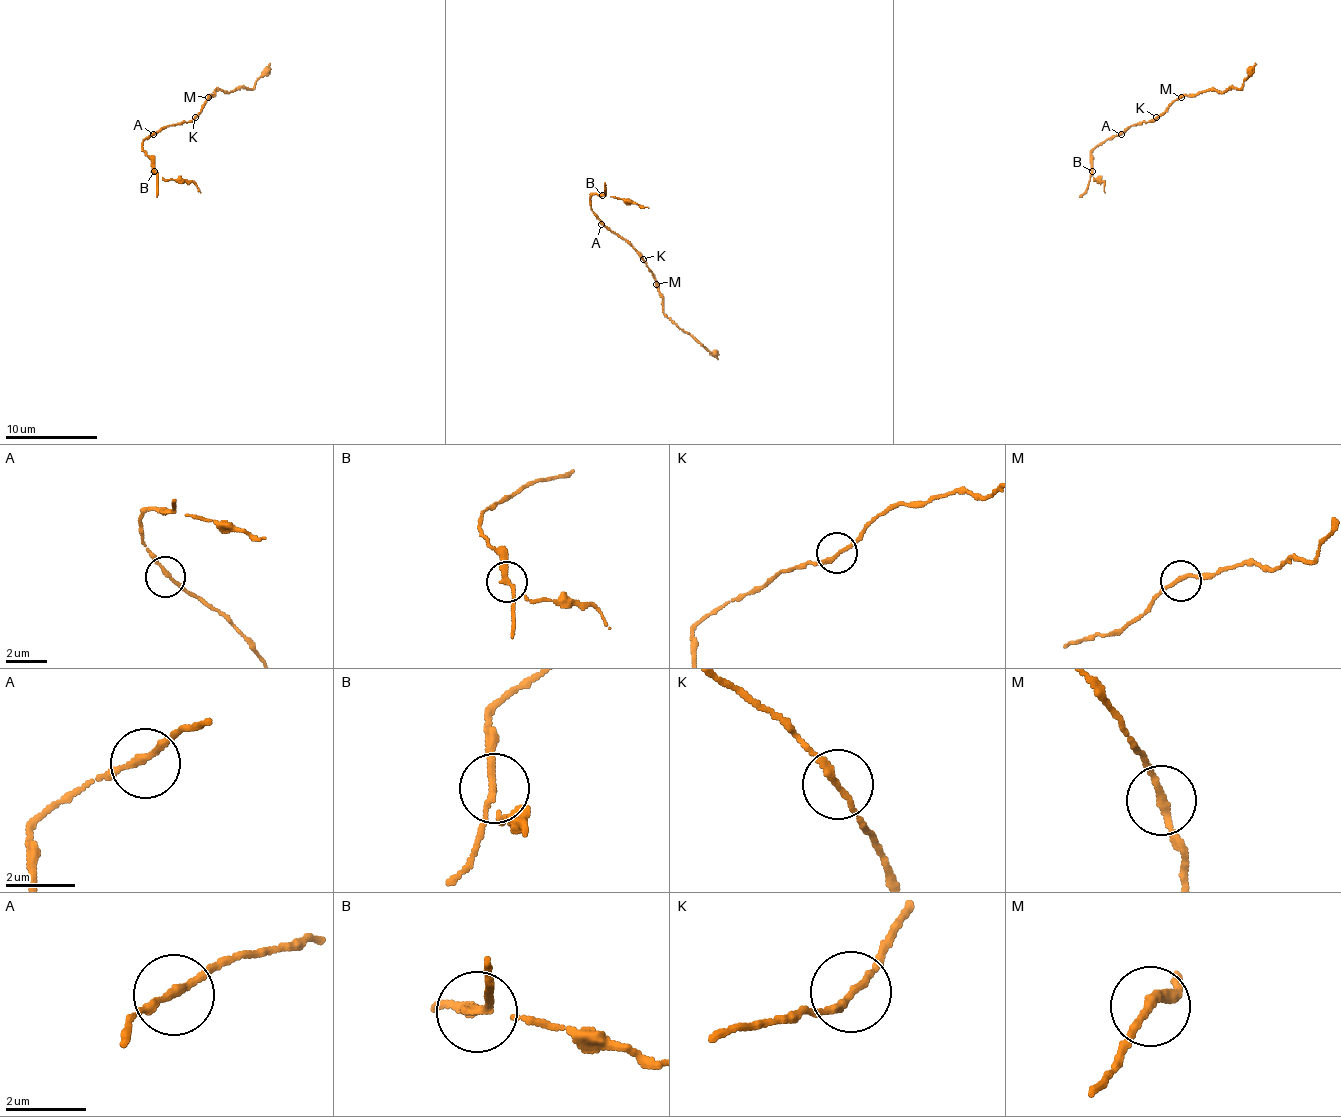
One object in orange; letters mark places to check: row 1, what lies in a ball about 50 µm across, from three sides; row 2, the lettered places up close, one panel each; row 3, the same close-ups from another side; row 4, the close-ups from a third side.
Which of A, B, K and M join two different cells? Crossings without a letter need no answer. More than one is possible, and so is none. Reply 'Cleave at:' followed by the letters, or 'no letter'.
Cleave at: B

